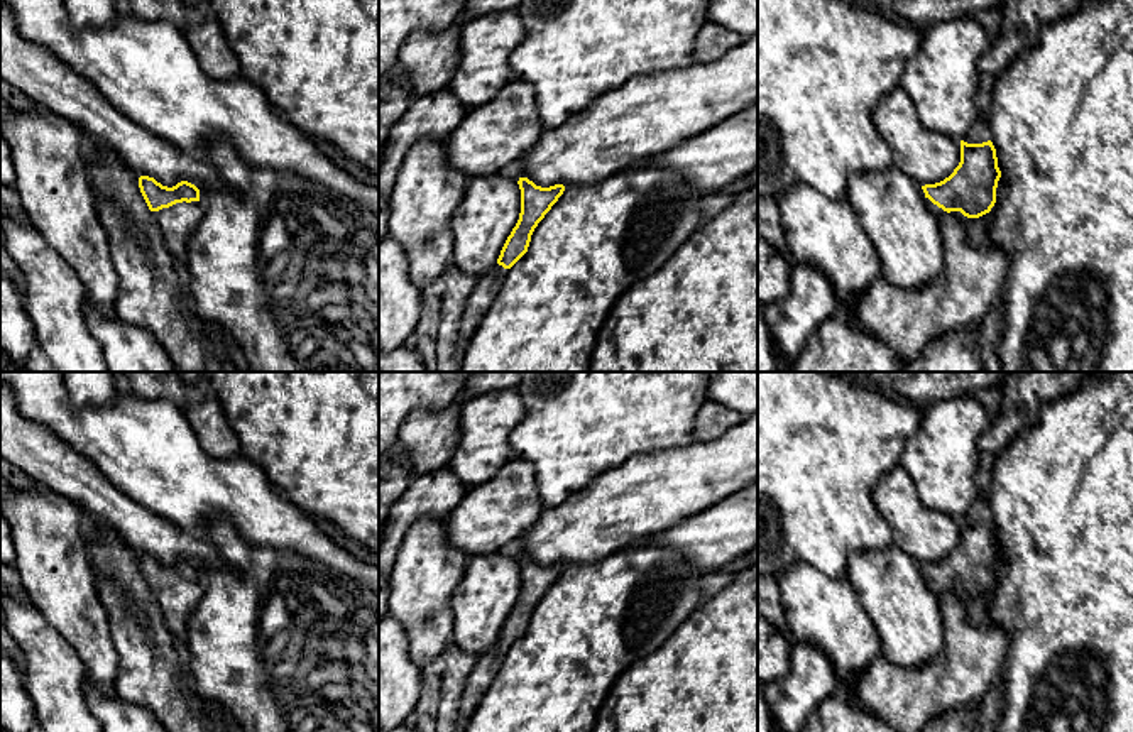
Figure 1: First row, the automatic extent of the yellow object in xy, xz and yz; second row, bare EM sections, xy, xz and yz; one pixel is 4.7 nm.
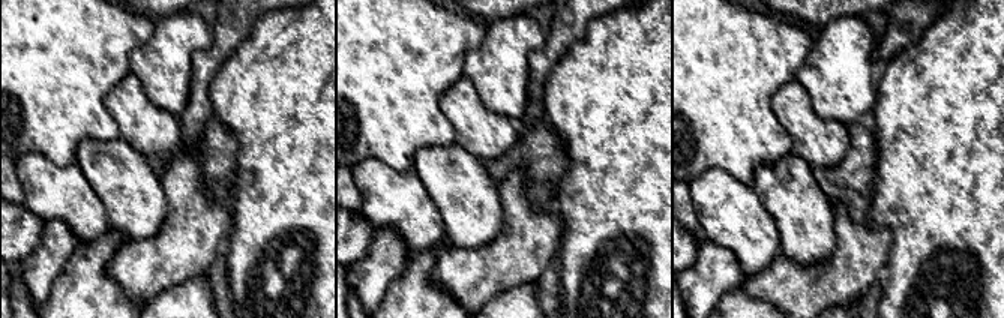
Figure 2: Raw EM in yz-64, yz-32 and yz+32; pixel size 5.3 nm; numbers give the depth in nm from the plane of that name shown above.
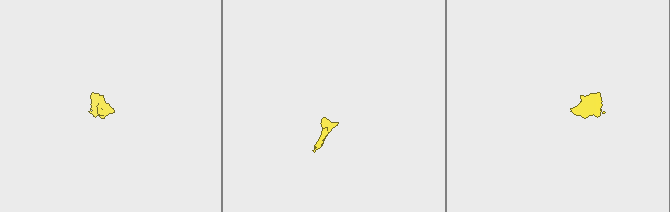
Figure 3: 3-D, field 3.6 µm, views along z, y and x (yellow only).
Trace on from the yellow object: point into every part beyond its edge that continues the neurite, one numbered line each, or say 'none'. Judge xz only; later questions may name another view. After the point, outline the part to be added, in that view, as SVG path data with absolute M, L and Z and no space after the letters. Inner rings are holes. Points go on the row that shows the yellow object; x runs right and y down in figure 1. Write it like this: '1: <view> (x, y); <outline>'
1: xz (489, 283); M495 264L482 276L477 277L477 284L467 301L465 313L462 316L458 343L455 348L455 358L460 362L465 347L468 345L472 335L480 325L482 318L489 311L495 294L499 292L509 269Z

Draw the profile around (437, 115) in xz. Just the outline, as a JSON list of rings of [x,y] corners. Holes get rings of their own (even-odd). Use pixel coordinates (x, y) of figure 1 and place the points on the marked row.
[[[448,90],[416,96],[404,117],[391,128],[379,159],[379,196],[389,196],[408,150],[419,140],[443,142],[462,123],[468,108]]]

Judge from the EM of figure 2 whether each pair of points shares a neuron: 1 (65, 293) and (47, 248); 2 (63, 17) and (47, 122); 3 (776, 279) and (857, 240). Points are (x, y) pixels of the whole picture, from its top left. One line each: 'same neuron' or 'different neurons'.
1: different neurons
2: same neuron
3: same neuron

